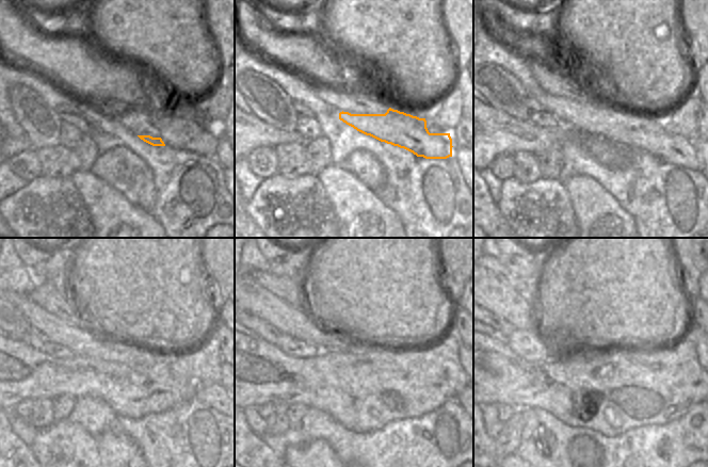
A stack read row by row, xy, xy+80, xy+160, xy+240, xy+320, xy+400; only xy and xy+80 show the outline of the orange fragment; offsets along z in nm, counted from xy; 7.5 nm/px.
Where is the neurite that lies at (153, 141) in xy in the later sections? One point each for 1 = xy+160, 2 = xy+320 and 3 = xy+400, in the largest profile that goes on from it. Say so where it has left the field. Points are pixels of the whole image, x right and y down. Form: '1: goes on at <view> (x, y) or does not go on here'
1: goes on at xy+160 (637, 131)
2: goes on at xy+320 (257, 301)
3: goes on at xy+400 (495, 295)

